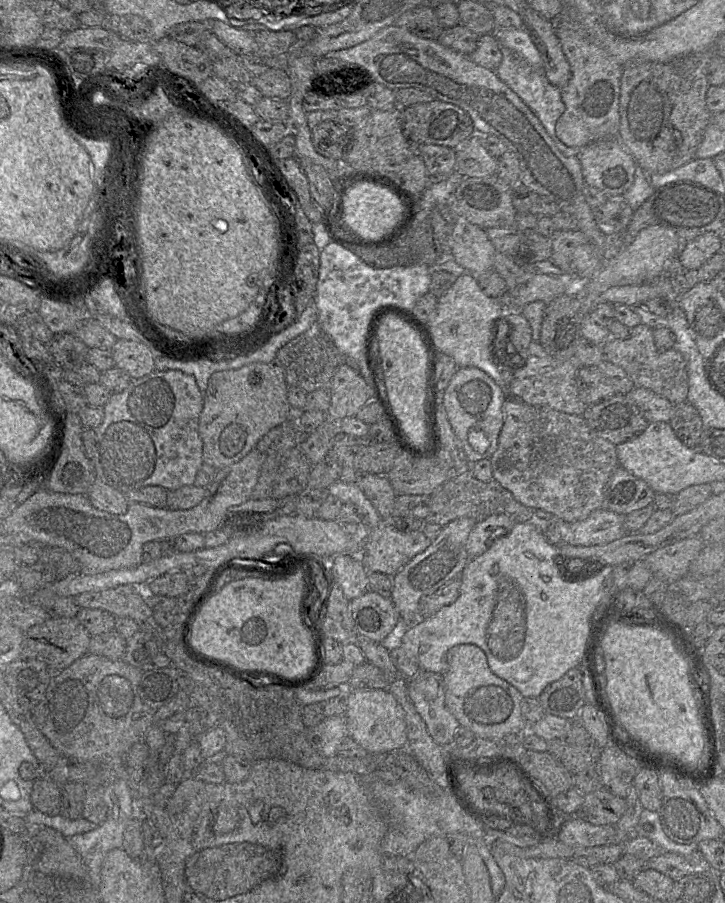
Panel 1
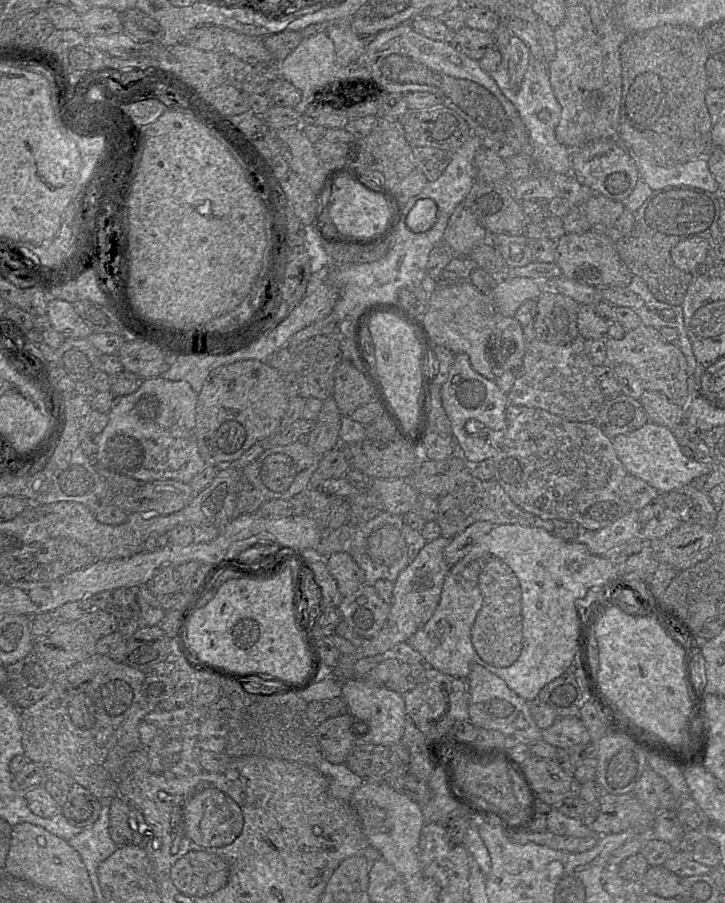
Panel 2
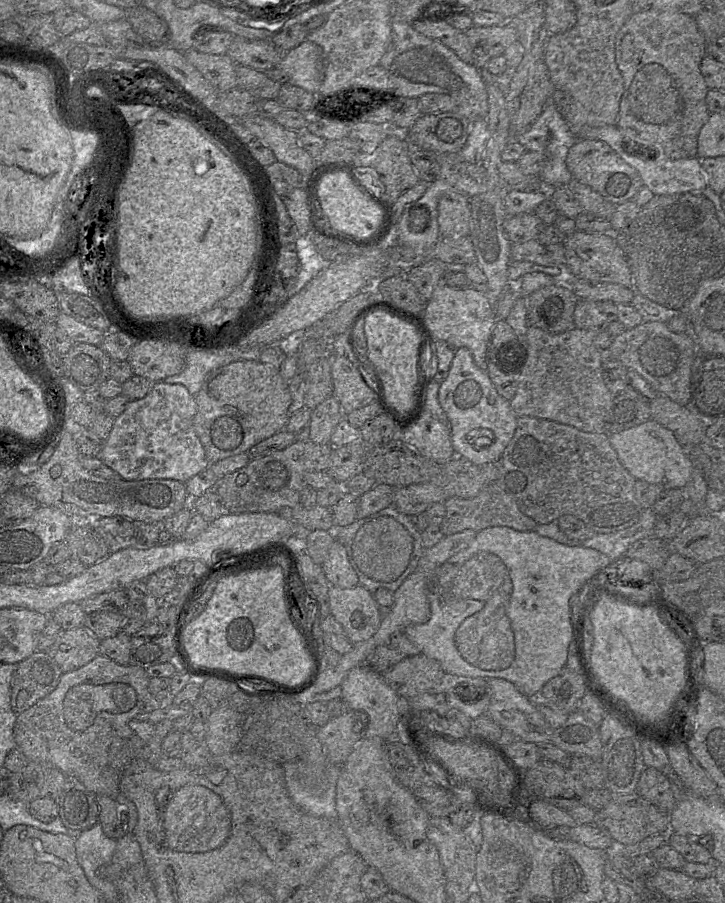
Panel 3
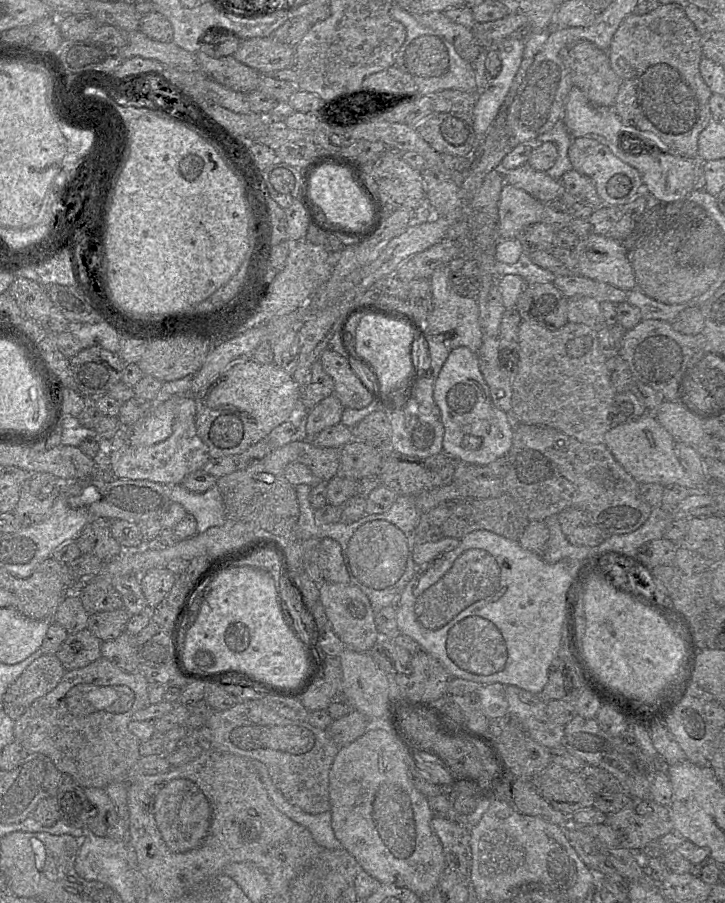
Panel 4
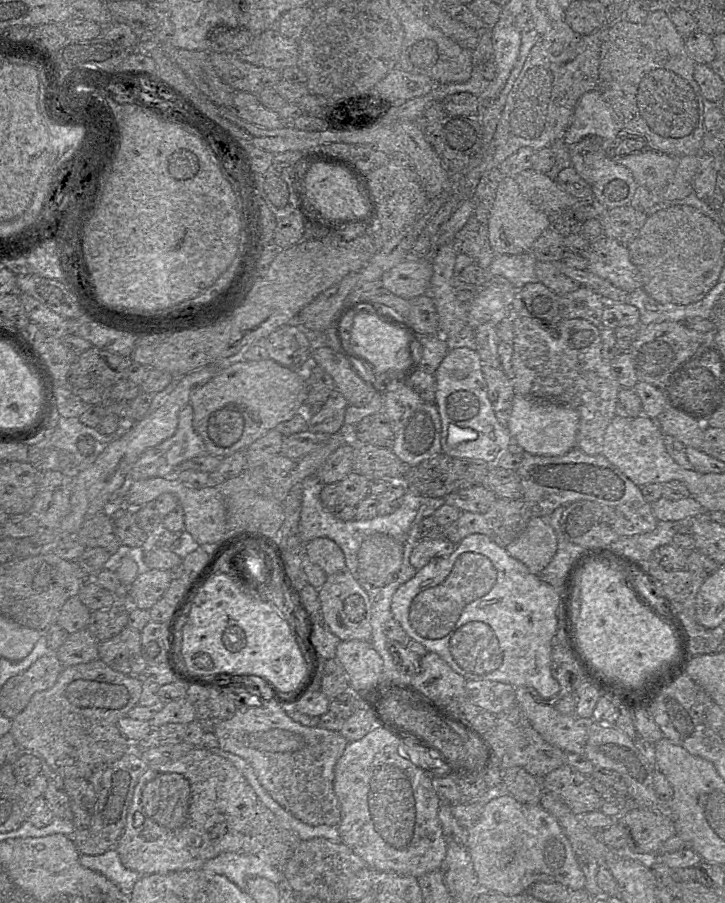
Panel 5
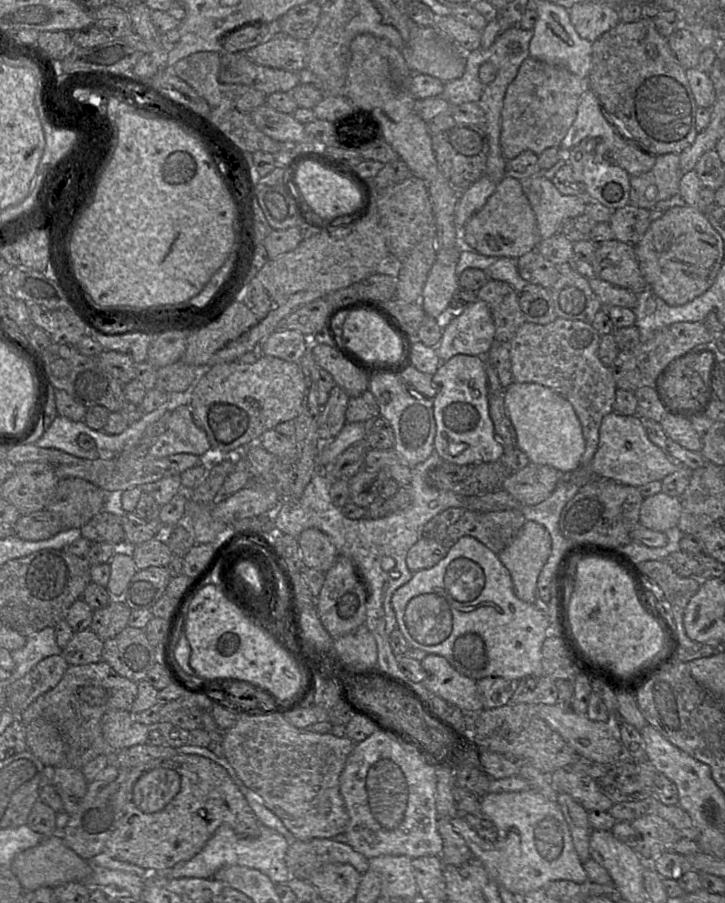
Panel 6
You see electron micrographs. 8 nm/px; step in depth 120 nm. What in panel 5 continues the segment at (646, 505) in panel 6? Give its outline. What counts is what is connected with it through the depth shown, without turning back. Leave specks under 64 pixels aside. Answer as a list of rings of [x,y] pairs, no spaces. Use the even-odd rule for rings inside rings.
[[[690,495],[679,500],[661,497],[651,503],[651,509],[657,521],[687,521],[705,512]]]

